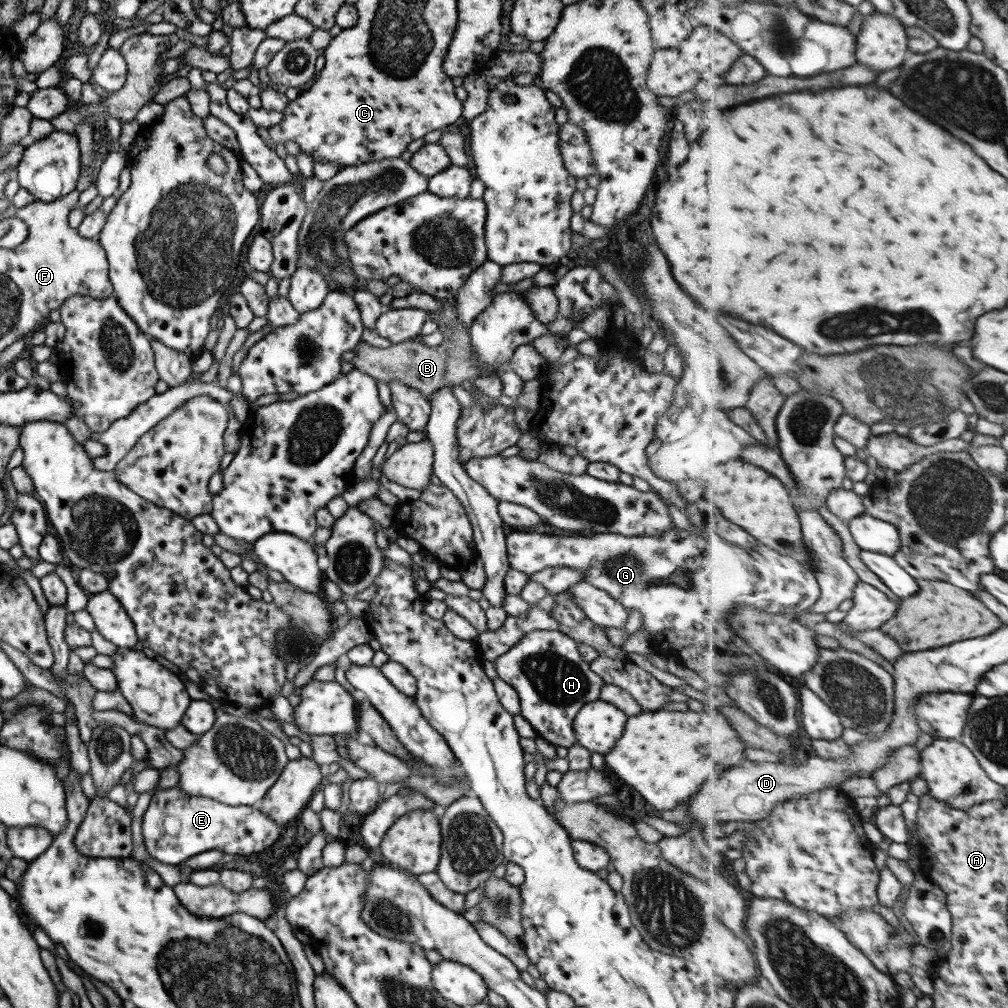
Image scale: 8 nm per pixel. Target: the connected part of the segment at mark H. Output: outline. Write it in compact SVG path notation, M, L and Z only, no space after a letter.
M532 630L525 635L521 636L507 652L500 654L493 660L494 668L497 673L497 676L505 681L508 684L509 689L515 691L518 694L518 701L521 711L519 711L519 715L521 715L535 730L535 736L542 738L549 745L552 745L554 748L563 747L569 749L576 744L576 740L573 734L573 719L577 714L577 711L583 706L583 704L587 704L589 702L593 702L599 698L599 689L603 687L603 681L601 677L597 676L594 672L591 672L590 665L583 661L583 659L579 656L576 642L573 639L569 638L569 636L563 634L562 632L555 630Z

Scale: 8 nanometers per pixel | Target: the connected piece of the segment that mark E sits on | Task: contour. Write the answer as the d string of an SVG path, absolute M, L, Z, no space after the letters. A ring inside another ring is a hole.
M177 787L158 792L153 790L150 798L142 815L141 838L147 854L163 864L176 865L207 850L223 850L223 854L241 855L246 858L253 852L261 852L267 846L271 846L282 834L282 827L275 825L256 806L230 806L199 796L187 796Z

